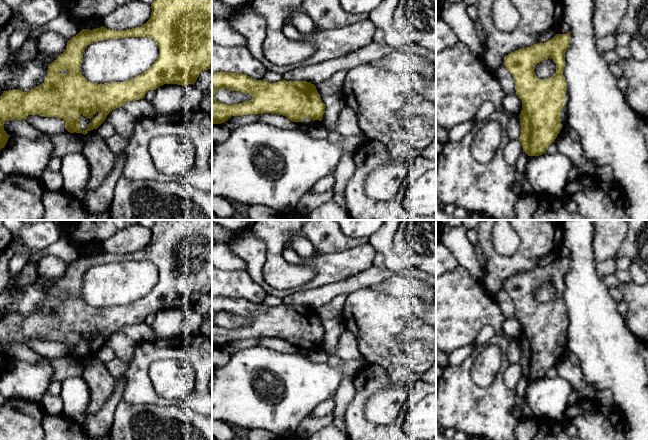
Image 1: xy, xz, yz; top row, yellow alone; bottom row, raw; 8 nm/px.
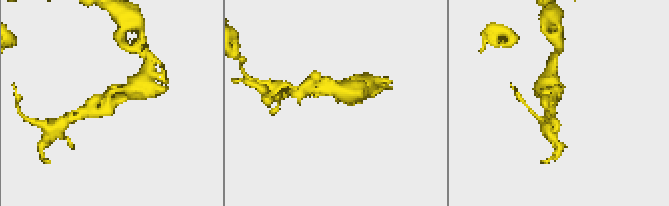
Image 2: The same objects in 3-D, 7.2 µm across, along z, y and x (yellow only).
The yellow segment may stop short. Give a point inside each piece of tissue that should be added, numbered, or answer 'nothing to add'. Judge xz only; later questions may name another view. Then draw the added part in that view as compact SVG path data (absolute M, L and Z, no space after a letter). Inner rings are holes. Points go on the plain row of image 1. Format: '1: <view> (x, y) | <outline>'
1: xz (307, 346) | M306 341L306 342L304 342L303 346L298 346L298 348L303 352L307 352L309 350L318 350L321 348L321 345L319 345L319 344L313 345Z

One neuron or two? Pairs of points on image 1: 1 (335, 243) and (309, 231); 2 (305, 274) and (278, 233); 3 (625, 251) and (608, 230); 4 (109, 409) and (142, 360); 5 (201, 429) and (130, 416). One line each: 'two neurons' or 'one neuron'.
1: one neuron
2: one neuron
3: two neurons
4: two neurons
5: one neuron

